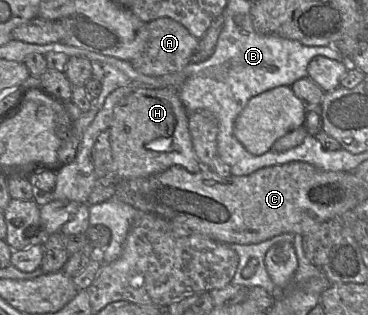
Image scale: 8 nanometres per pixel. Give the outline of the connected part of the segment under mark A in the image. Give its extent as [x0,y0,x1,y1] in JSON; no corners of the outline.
[131,17,200,76]

